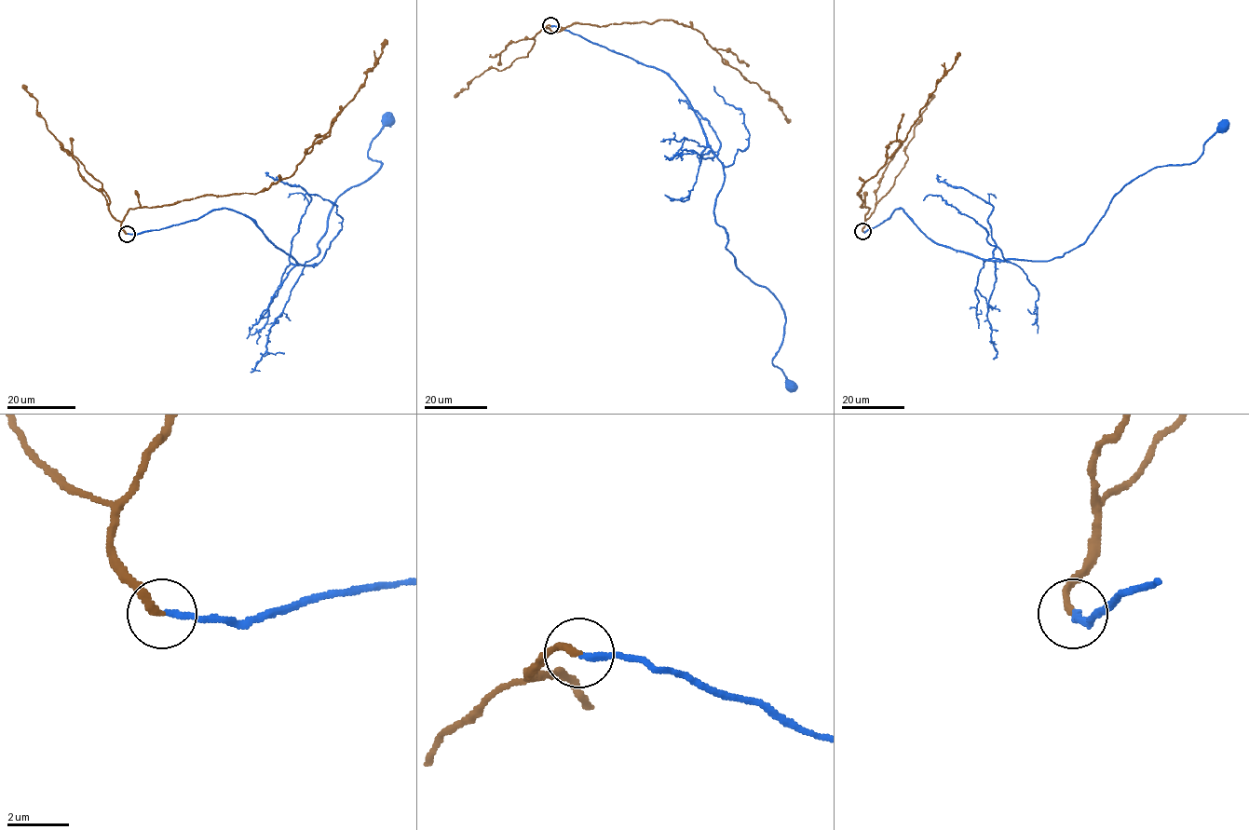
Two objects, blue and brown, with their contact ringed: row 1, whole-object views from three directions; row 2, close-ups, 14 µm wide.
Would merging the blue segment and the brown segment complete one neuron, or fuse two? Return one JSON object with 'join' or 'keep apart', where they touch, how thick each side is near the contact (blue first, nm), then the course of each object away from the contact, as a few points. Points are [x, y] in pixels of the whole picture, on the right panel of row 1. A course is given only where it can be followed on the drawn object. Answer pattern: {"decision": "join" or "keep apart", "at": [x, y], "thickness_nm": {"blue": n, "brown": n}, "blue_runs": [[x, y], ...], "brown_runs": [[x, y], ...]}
{"decision": "keep apart", "at": [862, 231], "thickness_nm": {"blue": 180, "brown": 240}, "blue_runs": [[862, 231], [898, 208], [936, 243], [985, 259], [1061, 257], [1085, 242], [1133, 179], [1189, 164], [1223, 125]], "brown_runs": [[862, 231], [870, 208], [861, 207], [863, 201], [857, 194], [903, 141], [959, 52]]}

